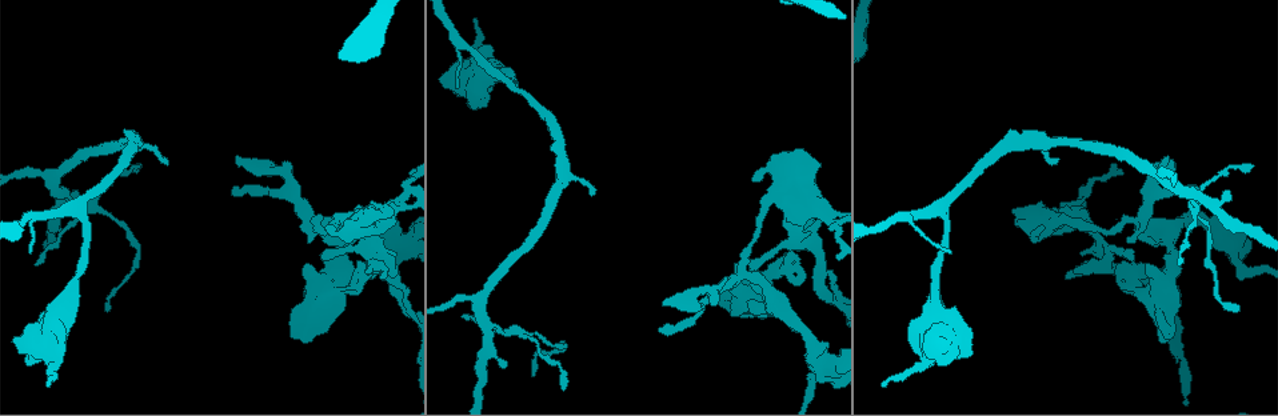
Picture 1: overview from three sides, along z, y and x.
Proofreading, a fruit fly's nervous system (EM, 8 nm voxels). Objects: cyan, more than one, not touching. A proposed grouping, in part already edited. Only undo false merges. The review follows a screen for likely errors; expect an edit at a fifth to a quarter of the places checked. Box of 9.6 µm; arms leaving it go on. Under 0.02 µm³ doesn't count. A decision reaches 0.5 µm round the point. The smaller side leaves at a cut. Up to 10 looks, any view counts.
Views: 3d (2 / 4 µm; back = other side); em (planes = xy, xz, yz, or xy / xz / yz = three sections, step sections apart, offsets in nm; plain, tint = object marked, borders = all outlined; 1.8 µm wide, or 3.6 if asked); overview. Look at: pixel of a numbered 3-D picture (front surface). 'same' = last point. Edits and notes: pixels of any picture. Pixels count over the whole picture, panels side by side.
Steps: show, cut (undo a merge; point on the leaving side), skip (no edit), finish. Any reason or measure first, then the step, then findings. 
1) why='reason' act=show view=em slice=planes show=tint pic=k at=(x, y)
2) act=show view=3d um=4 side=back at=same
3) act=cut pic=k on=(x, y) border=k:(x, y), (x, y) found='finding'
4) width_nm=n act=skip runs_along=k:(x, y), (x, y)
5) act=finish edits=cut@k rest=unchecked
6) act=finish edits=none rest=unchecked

why='touches itself' act=show view=3d um=4 pic=1 at=(741, 275)

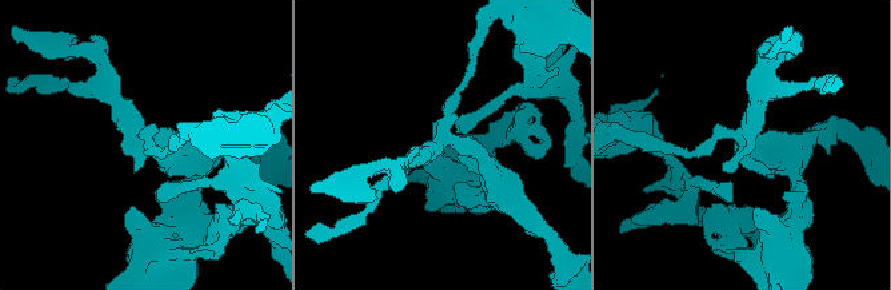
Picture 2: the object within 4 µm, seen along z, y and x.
act=show view=em slice=xz step=4 show=tint pic=2 at=(738, 134)

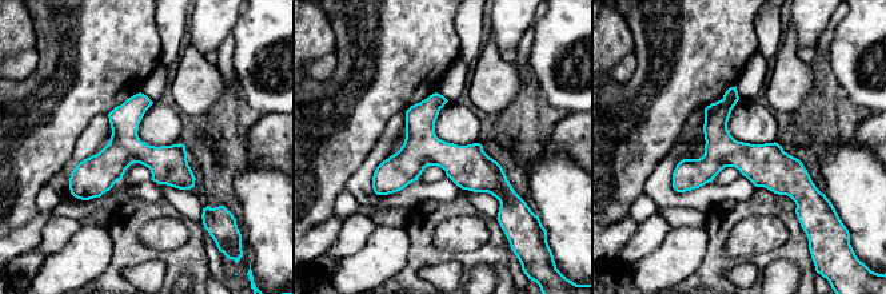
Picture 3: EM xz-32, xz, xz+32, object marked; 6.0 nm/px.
act=cut pic=3 on=(731, 91) border=3:(737, 95), (723, 99) found='two neurons meet here'

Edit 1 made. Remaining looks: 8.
act=show view=overview

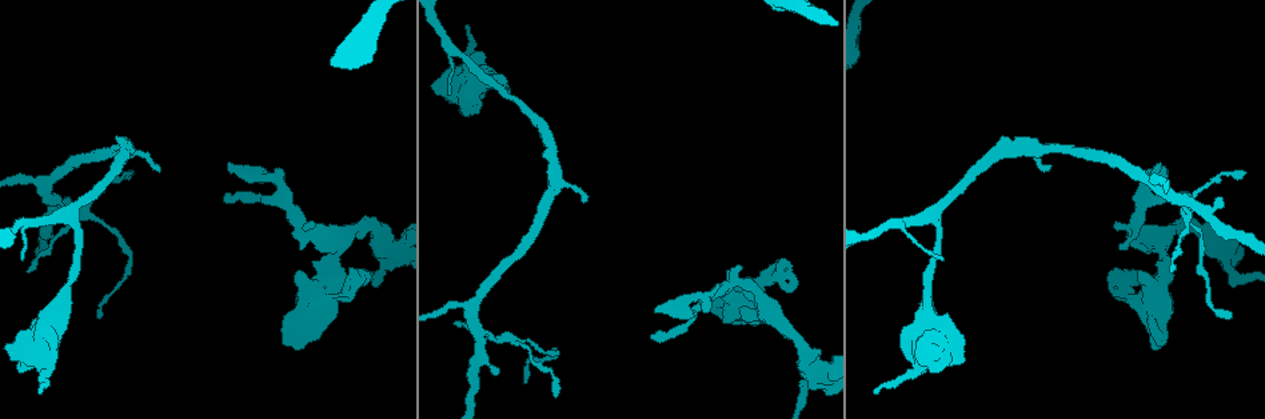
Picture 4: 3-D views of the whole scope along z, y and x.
act=show view=em slice=xy step=8 show=tint pic=4 at=(382, 247)

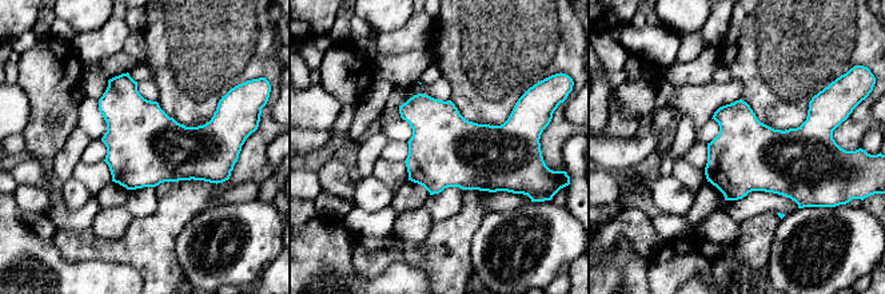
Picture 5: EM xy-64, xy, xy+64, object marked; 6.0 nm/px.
why='cut it another way' act=show view=em slice=planes show=borders at=same

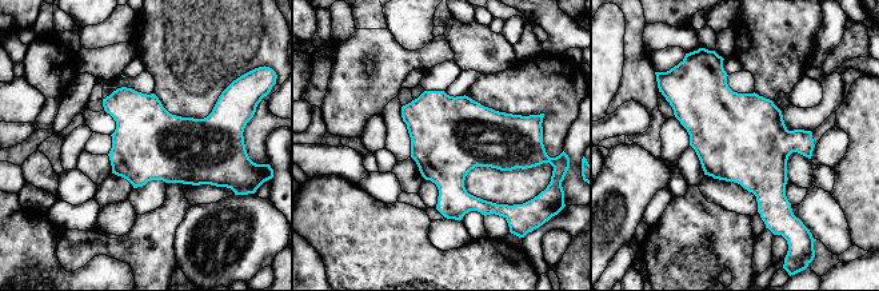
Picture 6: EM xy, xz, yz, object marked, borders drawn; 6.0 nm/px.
act=skip found='one neuron here'

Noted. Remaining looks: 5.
why='sharp bend' act=show view=3d um=4 pic=4 at=(316, 303)

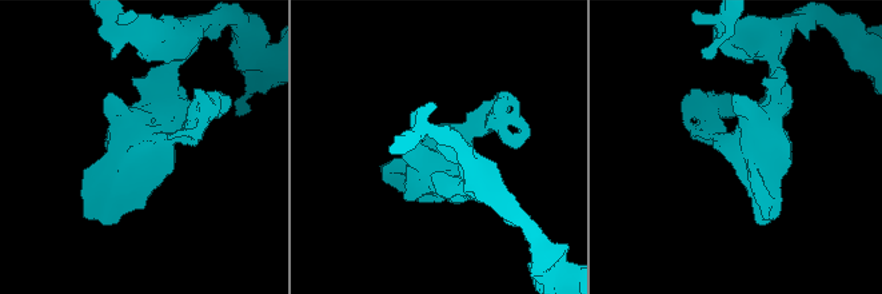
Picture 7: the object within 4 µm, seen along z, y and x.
why='now the EM' act=show view=em um=3.6 slice=planes show=tint pic=7 at=(742, 150)

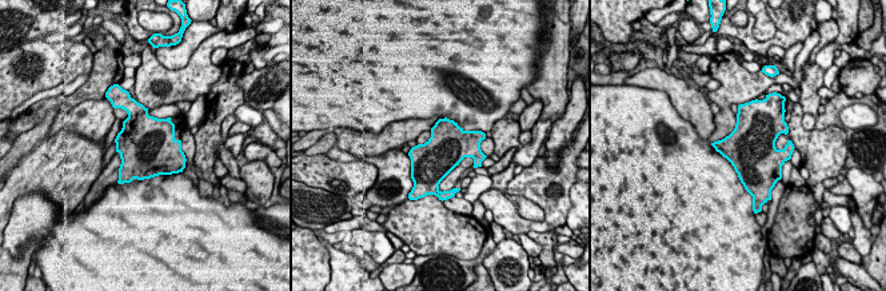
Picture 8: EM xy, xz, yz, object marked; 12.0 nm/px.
width_nm=480 act=skip found='all the same neuron'

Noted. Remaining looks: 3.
act=finish edits=cut@3 rest=unchecked

